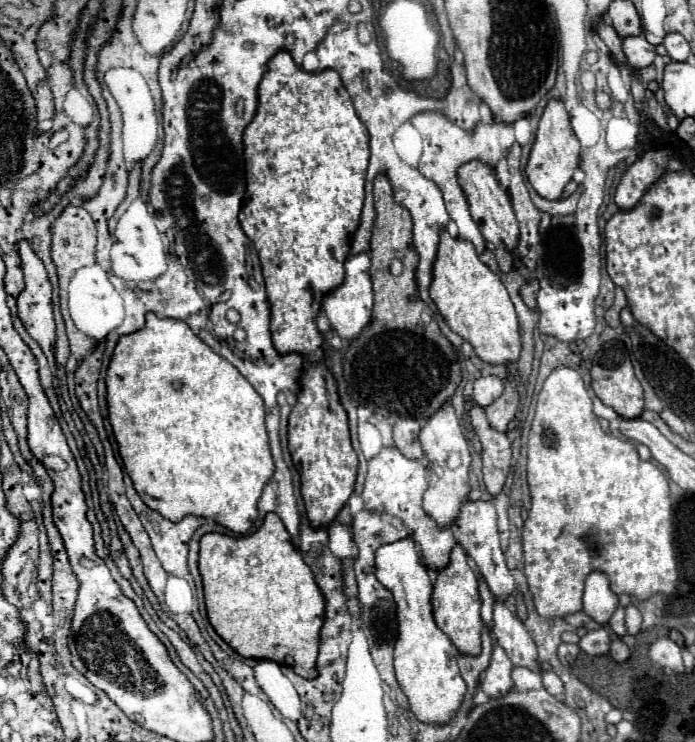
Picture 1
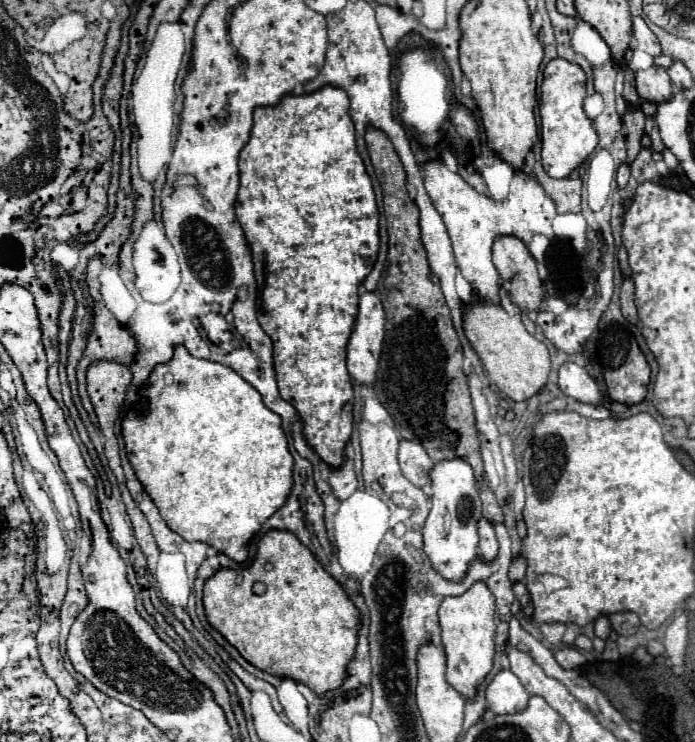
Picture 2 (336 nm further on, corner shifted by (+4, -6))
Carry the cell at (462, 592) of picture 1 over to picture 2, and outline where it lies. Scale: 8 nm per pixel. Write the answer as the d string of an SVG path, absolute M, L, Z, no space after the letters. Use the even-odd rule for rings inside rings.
M474 584L462 596L448 596L438 610L438 618L442 630L442 646L446 652L446 680L456 692L466 696L468 700L474 700L478 694L478 686L492 670L496 654L494 596L486 588L486 584Z

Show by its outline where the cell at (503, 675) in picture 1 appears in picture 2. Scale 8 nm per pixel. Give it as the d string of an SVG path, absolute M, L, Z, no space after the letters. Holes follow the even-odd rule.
M500 670L486 688L486 700L494 714L514 714L526 708L530 696L516 674L510 670Z

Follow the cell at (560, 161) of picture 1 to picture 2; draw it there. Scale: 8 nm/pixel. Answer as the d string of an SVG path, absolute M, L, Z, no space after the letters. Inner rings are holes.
M552 58L544 68L544 76L539 98L541 162L550 176L566 178L574 168L584 164L598 144L598 134L592 128L592 120L582 108L586 98L586 74L578 64L564 58Z

